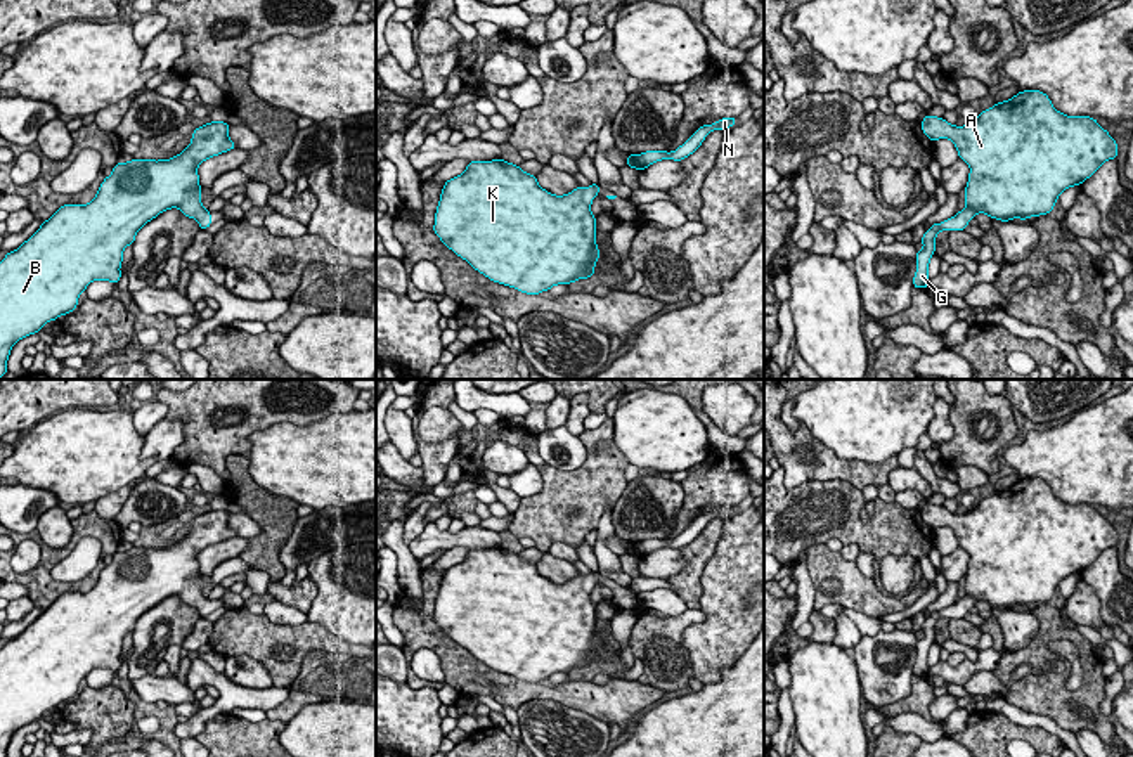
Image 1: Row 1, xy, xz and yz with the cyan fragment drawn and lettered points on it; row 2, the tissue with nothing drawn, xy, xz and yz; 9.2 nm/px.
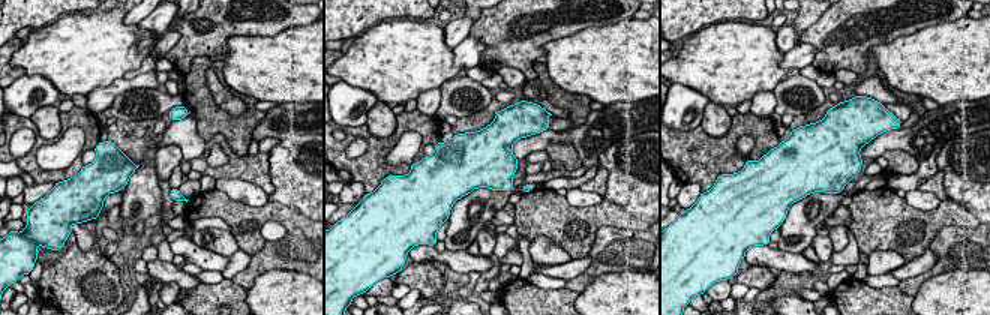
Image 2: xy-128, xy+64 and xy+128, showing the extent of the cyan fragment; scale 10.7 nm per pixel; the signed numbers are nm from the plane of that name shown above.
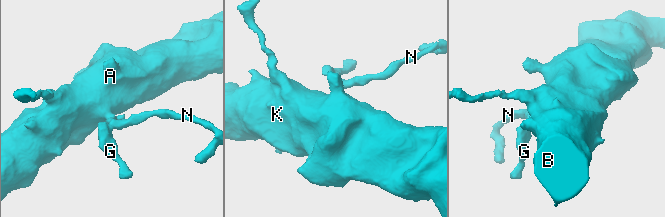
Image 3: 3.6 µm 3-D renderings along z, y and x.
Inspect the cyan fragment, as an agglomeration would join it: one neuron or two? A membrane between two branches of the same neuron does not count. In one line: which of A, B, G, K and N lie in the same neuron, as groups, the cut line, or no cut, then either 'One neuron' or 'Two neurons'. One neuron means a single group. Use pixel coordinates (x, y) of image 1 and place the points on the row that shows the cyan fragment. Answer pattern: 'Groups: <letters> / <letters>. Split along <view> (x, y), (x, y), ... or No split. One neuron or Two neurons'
Groups: A B G K N. No split. One neuron

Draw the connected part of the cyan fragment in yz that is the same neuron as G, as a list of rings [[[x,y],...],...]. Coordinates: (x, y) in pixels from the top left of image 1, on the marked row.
[[[1024,90],[1005,102],[996,102],[963,126],[927,114],[922,120],[922,130],[932,142],[949,139],[960,159],[970,166],[965,187],[967,206],[955,217],[930,225],[920,241],[923,249],[916,251],[913,288],[922,289],[929,286],[929,262],[936,253],[934,243],[941,230],[965,230],[977,213],[986,213],[991,220],[1001,222],[1048,215],[1060,192],[1081,185],[1105,161],[1116,159],[1119,152],[1116,140],[1095,118],[1062,114],[1039,90]]]

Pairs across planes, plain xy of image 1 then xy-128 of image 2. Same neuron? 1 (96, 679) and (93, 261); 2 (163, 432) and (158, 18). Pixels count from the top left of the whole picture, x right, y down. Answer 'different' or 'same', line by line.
1: different
2: same

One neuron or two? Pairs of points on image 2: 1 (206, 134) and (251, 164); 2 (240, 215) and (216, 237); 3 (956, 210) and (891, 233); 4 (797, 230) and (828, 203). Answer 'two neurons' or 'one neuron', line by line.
1: two neurons
2: two neurons
3: one neuron
4: one neuron

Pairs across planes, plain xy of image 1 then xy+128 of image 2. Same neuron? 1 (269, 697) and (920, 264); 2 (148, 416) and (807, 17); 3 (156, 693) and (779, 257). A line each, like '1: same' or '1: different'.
1: same
2: different
3: same

